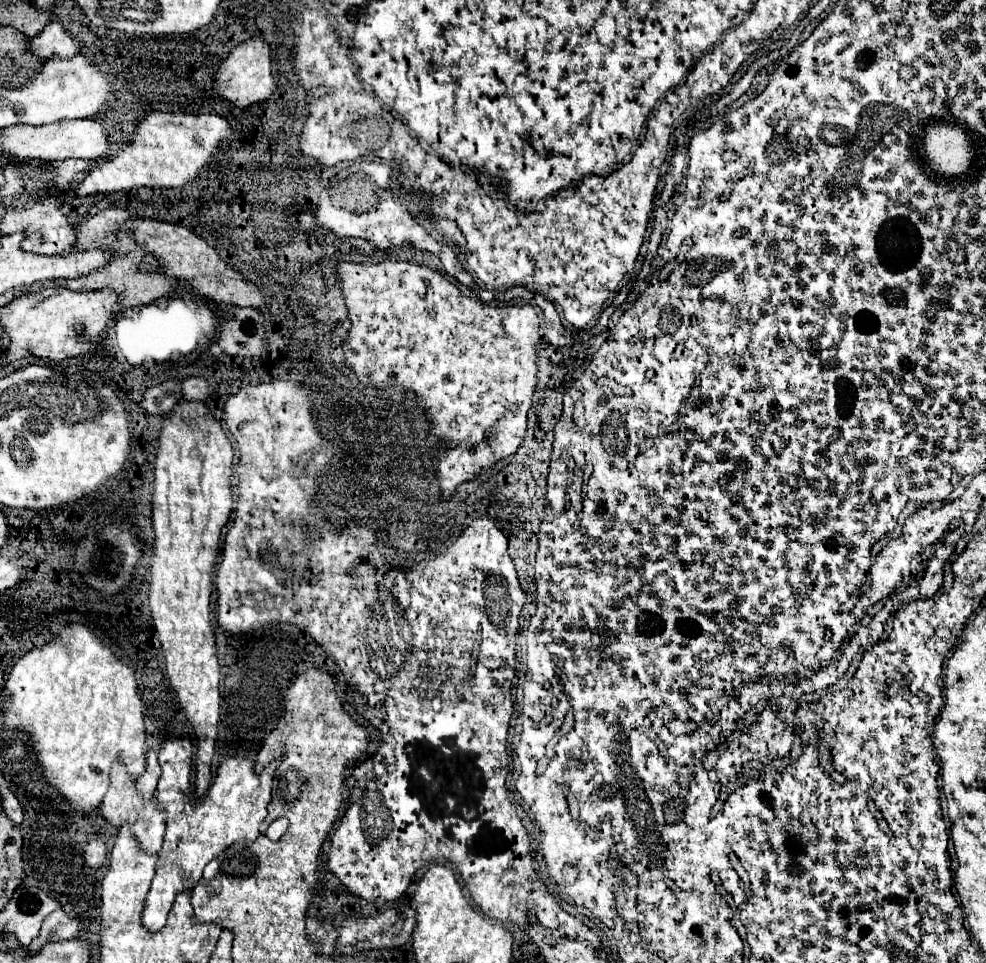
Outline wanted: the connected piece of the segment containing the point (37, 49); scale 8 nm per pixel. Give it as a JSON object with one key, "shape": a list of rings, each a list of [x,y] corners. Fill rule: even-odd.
{"shape":[[[50,22],[40,34],[28,40],[26,50],[38,58],[70,58],[78,50],[78,42],[60,26],[60,22]]]}

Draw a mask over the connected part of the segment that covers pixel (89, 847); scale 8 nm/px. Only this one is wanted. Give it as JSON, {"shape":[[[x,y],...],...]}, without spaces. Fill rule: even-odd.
{"shape":[[[92,840],[84,846],[84,852],[82,852],[82,858],[84,862],[90,866],[90,868],[100,868],[106,860],[106,846],[102,840]]]}

